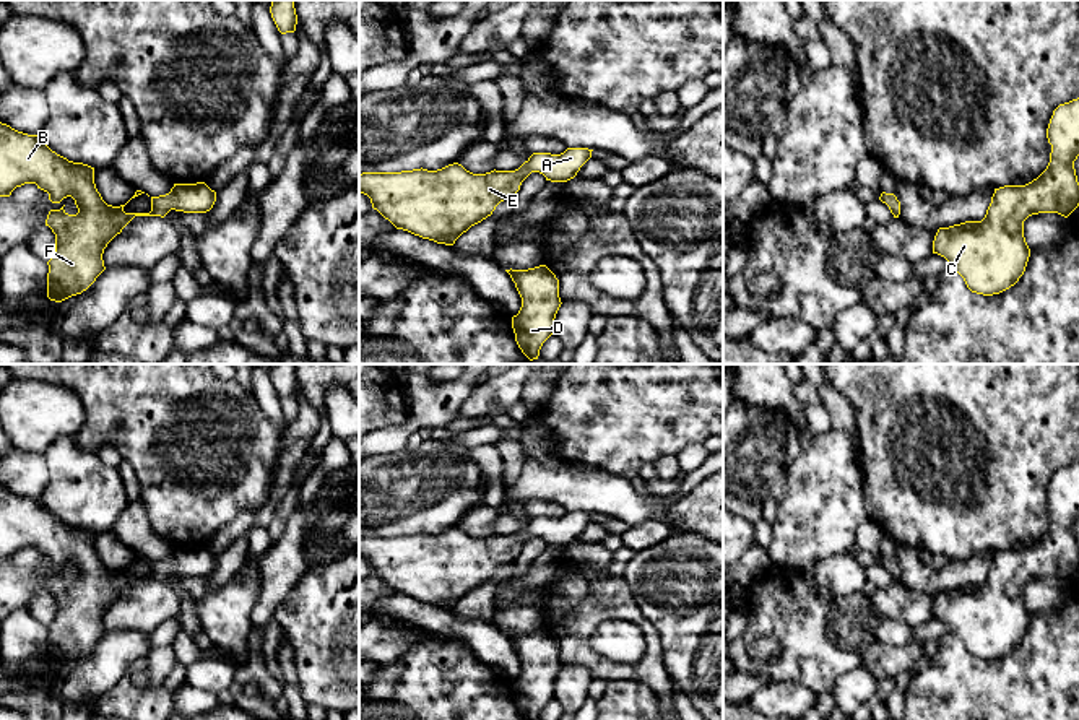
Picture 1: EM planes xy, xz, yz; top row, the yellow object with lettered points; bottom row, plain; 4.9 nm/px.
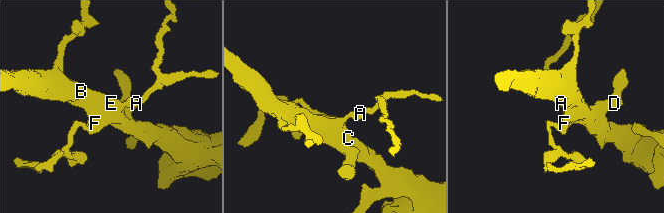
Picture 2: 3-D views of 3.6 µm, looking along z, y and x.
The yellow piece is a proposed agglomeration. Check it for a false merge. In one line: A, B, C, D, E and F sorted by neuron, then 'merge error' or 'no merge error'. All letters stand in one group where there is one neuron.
A B C D E F | no merge error

